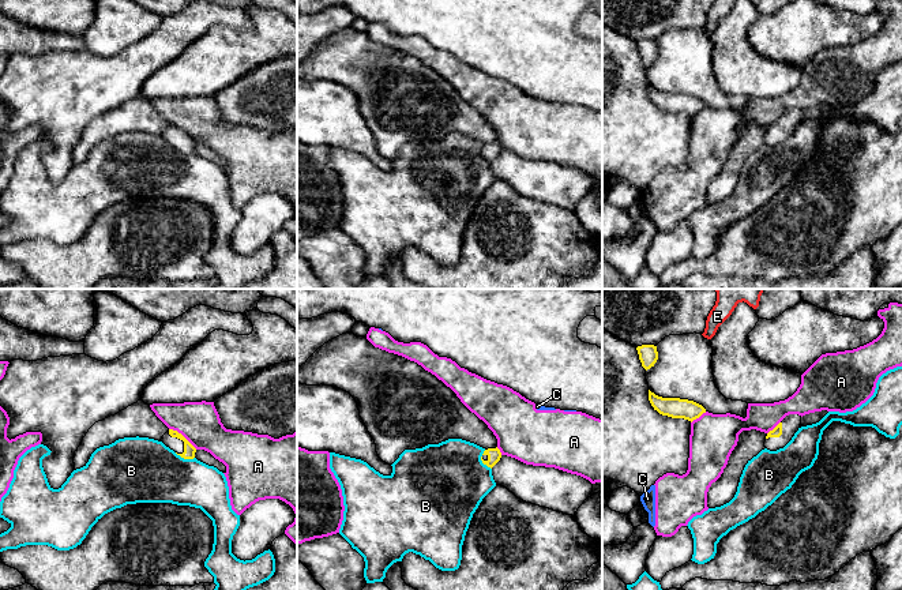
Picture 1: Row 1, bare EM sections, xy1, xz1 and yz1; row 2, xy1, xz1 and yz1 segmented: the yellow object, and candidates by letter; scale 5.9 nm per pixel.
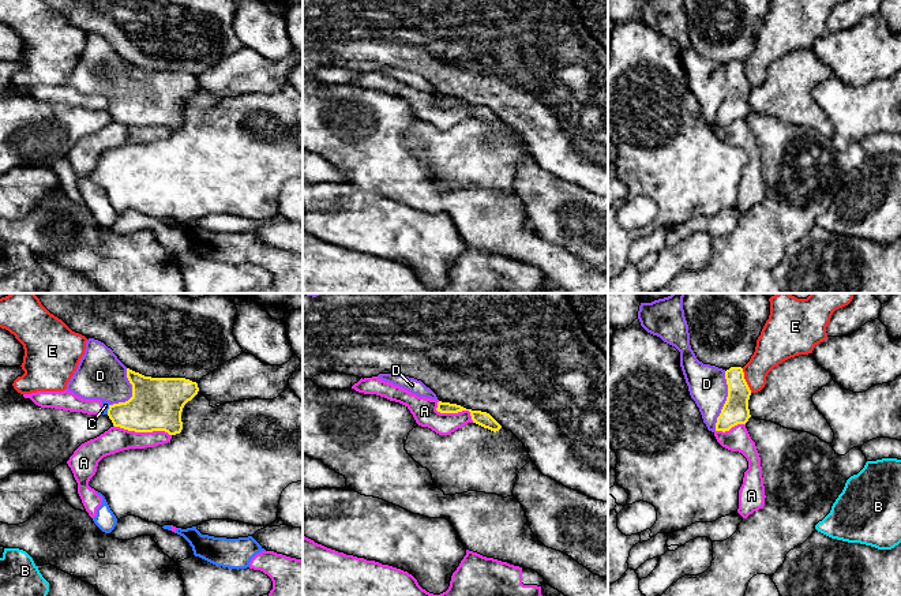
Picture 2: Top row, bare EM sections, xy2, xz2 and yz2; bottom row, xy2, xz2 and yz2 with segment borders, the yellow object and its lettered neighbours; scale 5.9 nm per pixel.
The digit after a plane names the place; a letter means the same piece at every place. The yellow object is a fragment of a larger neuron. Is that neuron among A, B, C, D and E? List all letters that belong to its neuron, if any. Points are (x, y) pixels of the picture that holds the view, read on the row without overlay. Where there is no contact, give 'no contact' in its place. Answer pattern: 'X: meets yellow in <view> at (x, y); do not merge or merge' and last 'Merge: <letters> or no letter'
A: meets yellow in xy2 at (142, 126); do not merge
B: meets yellow in xz1 at (481, 154); do not merge
C: meets yellow in xy2 at (108, 104); do not merge
D: meets yellow in yz2 at (725, 96); do not merge
E: meets yellow in yz2 at (744, 75); do not merge
Merge: no letter

